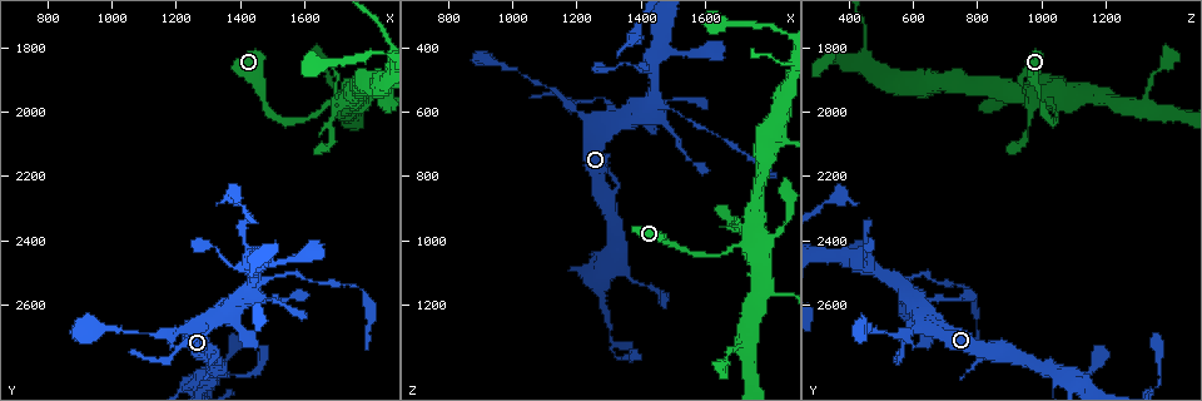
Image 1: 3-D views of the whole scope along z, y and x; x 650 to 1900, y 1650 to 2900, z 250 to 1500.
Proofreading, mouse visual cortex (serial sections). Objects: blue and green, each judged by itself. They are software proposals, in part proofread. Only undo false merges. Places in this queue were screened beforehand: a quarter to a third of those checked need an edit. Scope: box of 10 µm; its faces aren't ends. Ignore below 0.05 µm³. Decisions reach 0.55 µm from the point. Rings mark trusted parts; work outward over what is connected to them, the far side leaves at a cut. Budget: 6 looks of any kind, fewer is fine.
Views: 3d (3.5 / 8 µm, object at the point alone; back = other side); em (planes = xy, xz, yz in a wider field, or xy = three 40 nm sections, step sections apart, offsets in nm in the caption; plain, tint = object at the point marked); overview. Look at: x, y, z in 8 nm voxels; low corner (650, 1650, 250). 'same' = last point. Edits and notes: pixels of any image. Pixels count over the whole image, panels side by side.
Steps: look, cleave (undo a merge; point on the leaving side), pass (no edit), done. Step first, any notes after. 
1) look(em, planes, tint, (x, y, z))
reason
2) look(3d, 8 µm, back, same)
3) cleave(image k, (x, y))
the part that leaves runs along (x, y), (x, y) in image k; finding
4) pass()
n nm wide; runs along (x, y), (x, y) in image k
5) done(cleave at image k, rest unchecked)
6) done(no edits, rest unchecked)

look(3d, 3.5 µm, (1420, 2570, 590))
thin arm on a thick one

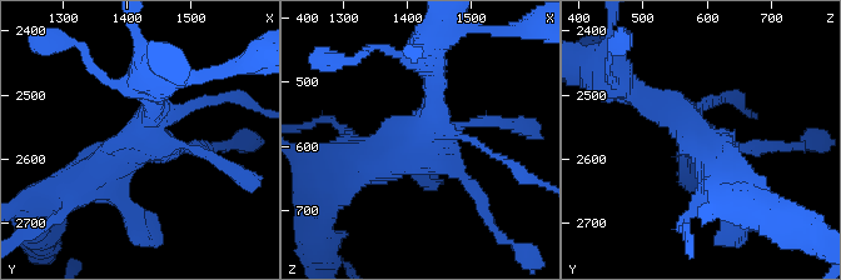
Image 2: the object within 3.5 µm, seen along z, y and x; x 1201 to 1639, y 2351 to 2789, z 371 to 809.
look(em, xy, step 5, tint, (1430, 2565, 590))

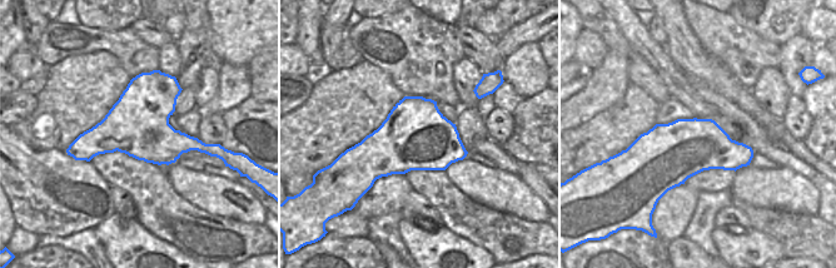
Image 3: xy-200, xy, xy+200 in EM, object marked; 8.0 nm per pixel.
pass()
550 nm wide; runs along (721, 183), (680, 114), (631, 90) in image 2; all the same cell

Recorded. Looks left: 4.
look(3d, 3.5 µm, (1640, 2530, 670))
narrows sharply

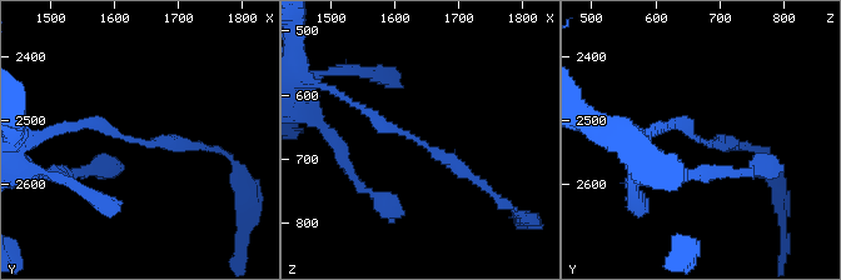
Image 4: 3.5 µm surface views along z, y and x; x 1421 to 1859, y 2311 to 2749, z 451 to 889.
look(em, xy, step 1, tint, (1640, 2530, 675))
arms of 100, 150 nm; shape alone is not enough

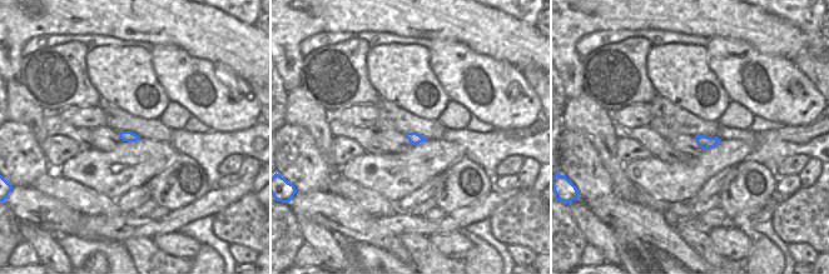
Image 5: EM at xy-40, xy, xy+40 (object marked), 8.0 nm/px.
look(em, xy, step 2, tint, same)
another direction

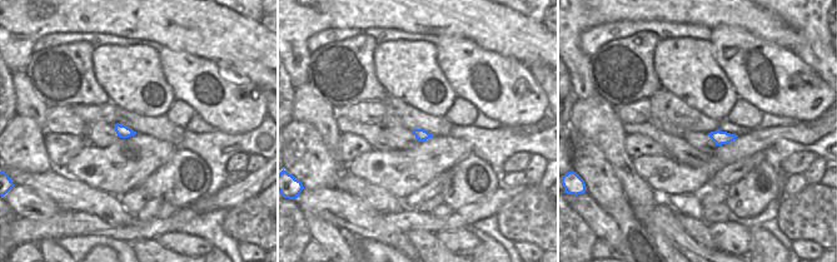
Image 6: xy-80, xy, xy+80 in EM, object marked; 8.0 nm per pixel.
cleave(image 4, (466, 174))
100 nm wide; the part that leaves runs along (429, 148), (468, 173), (526, 218) in image 4; a second cell is stuck on

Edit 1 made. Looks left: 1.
done(cleave at image 4, rest unchecked)

